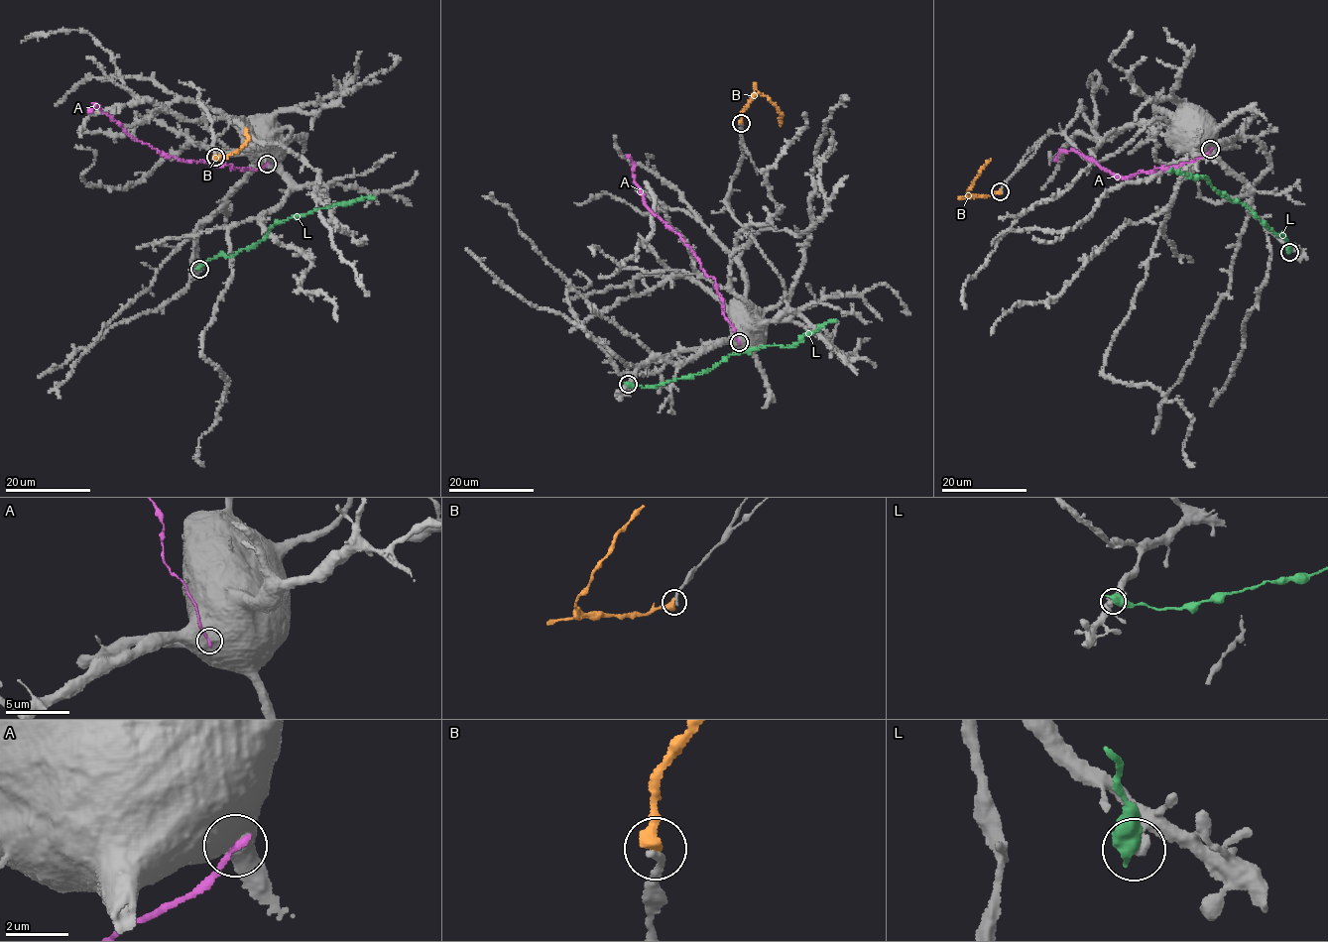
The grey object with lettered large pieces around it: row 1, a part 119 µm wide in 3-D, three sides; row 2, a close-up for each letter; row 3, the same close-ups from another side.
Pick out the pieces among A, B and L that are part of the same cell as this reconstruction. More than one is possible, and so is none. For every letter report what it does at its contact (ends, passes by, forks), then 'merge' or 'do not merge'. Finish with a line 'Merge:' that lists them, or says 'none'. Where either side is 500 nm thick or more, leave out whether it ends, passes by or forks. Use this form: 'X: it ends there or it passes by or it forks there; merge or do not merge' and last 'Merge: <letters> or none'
A: do not merge
B: it ends there; merge
L: do not merge
Merge: B

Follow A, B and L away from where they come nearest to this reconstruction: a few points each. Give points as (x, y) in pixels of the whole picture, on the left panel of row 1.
A: (267, 163), (262, 169), (254, 171), (201, 160), (179, 160), (135, 140), (94, 104), (89, 113)
B: (215, 157), (238, 149), (247, 139), (245, 128)
L: (199, 269), (215, 258), (232, 257), (262, 241), (272, 227), (281, 221), (316, 209), (374, 198)

